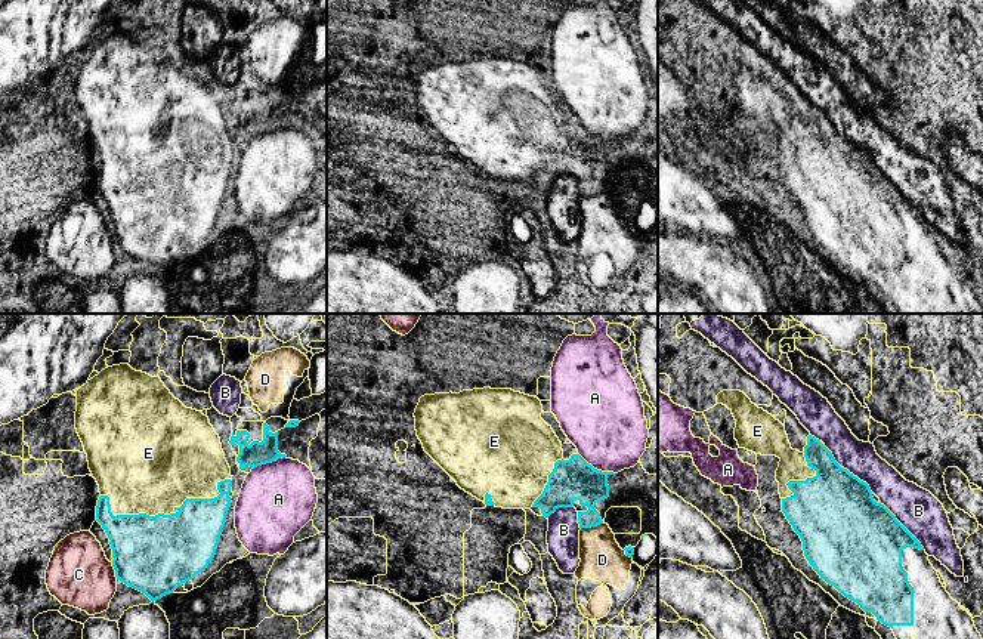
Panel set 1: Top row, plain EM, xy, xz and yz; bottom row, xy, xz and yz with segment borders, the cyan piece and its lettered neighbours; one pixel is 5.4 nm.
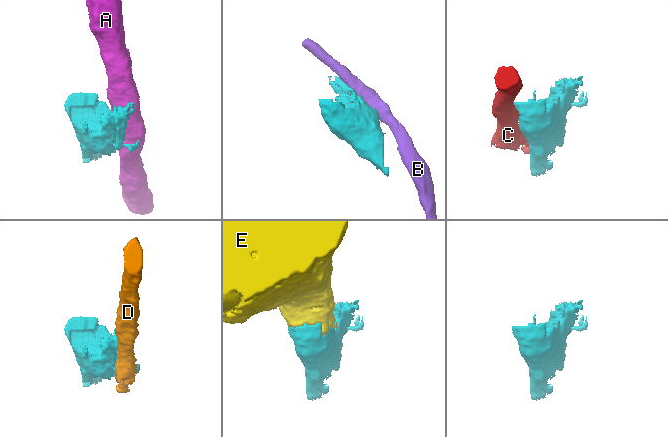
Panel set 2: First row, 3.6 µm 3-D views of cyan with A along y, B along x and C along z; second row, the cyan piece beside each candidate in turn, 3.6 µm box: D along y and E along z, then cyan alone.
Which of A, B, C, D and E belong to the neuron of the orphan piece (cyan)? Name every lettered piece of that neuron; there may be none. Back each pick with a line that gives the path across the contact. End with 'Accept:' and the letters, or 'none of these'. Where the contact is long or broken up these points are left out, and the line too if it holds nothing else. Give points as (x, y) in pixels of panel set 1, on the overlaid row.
Accept: E

